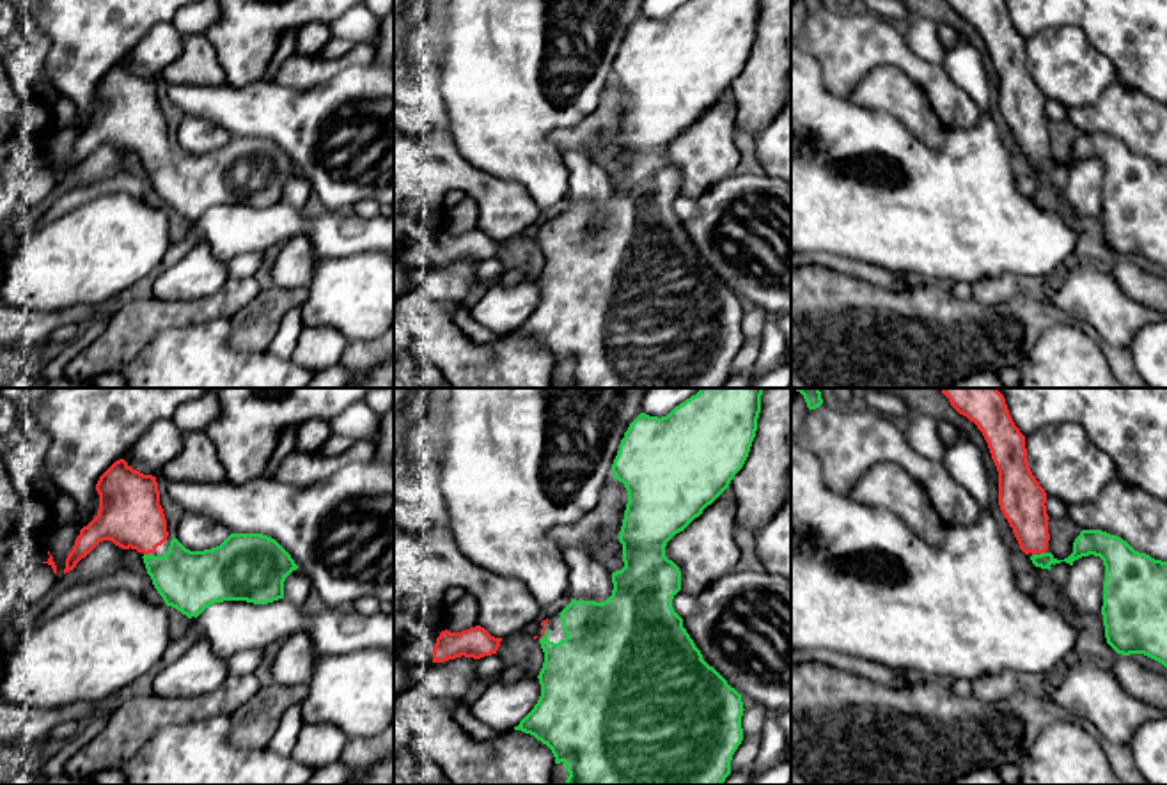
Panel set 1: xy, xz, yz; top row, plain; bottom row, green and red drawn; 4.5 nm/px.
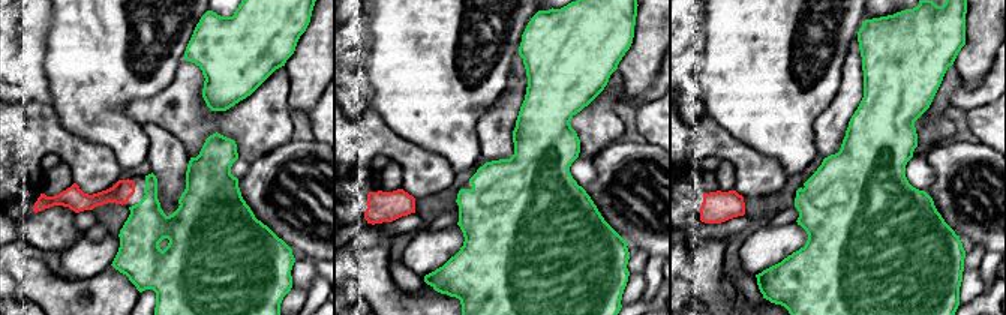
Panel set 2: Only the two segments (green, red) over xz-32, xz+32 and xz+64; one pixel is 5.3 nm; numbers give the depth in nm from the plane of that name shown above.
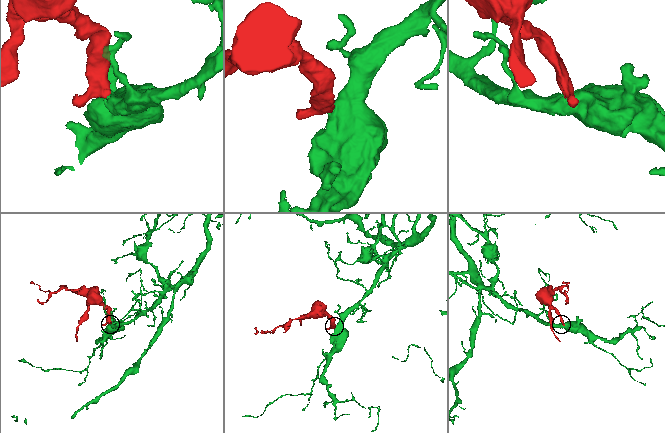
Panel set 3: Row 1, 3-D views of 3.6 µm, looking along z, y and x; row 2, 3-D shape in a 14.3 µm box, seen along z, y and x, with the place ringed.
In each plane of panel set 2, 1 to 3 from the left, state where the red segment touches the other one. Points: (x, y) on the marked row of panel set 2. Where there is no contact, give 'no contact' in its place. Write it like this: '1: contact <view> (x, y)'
1: no contact
2: no contact
3: no contact

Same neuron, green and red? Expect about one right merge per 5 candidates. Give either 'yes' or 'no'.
yes

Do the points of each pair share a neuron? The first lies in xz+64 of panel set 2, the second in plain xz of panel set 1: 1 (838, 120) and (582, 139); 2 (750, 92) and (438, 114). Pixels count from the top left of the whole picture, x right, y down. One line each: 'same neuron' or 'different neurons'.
1: different neurons
2: different neurons

